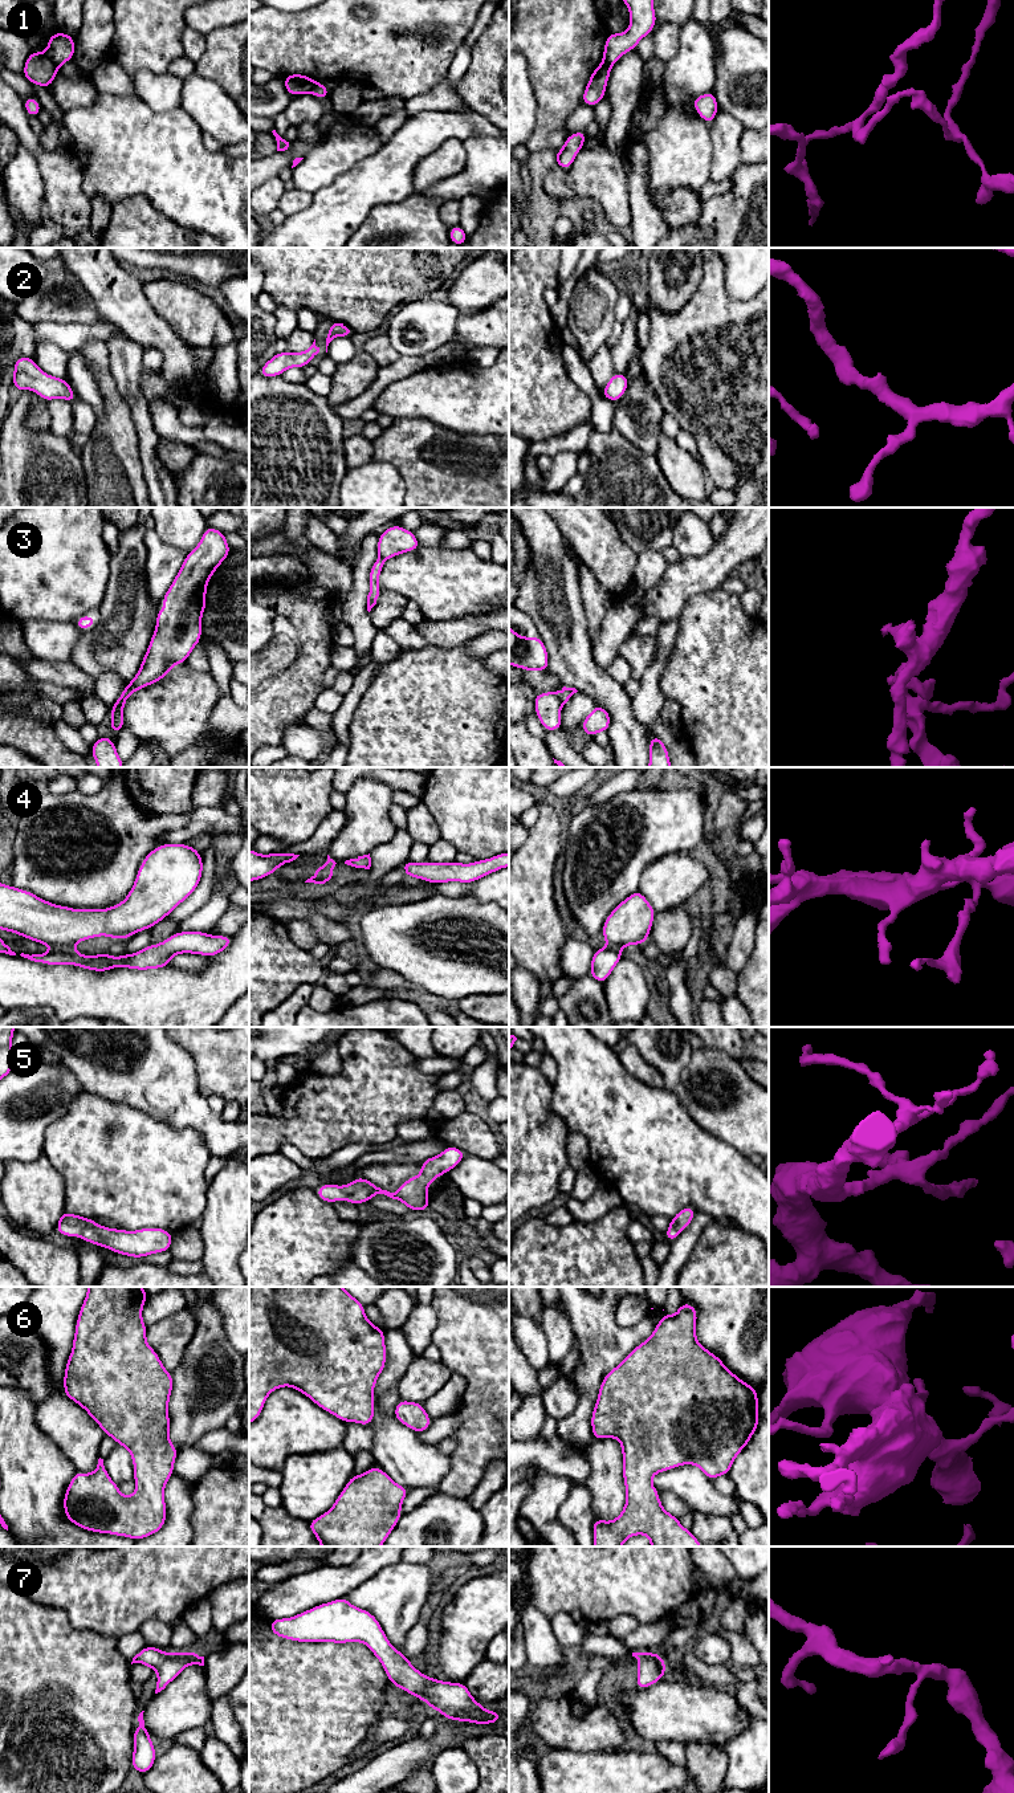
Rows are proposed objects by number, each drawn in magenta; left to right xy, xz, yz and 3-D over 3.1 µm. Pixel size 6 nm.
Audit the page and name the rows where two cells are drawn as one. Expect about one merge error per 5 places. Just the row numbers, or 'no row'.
1, 3, 4

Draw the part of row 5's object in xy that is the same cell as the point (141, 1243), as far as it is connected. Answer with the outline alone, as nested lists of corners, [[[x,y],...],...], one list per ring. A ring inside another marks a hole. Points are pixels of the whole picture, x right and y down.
[[[61,1210],[54,1230],[69,1238],[78,1235],[82,1240],[130,1258],[146,1258],[155,1252],[167,1252],[172,1243],[172,1232],[164,1228],[146,1227],[137,1231],[109,1228],[97,1224],[91,1218],[69,1214],[64,1210]]]

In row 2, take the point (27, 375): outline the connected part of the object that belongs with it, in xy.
[[[20,356],[15,360],[13,368],[15,391],[30,390],[40,395],[45,402],[65,399],[74,403],[77,396],[70,384],[64,378],[54,378],[45,374],[29,356]]]

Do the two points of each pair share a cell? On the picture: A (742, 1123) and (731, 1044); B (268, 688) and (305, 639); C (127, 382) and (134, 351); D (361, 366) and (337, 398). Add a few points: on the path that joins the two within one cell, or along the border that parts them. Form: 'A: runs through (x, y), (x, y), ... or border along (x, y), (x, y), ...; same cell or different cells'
A: border along (704, 1046), (723, 1050), (740, 1063); different cells
B: runs through (268, 676), (293, 651); same cell
C: runs through (127, 374), (127, 359); same cell
D: runs through (357, 374), (342, 390); same cell

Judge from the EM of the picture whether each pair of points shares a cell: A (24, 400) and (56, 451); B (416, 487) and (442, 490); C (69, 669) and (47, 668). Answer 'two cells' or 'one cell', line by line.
A: one cell
B: one cell
C: one cell

